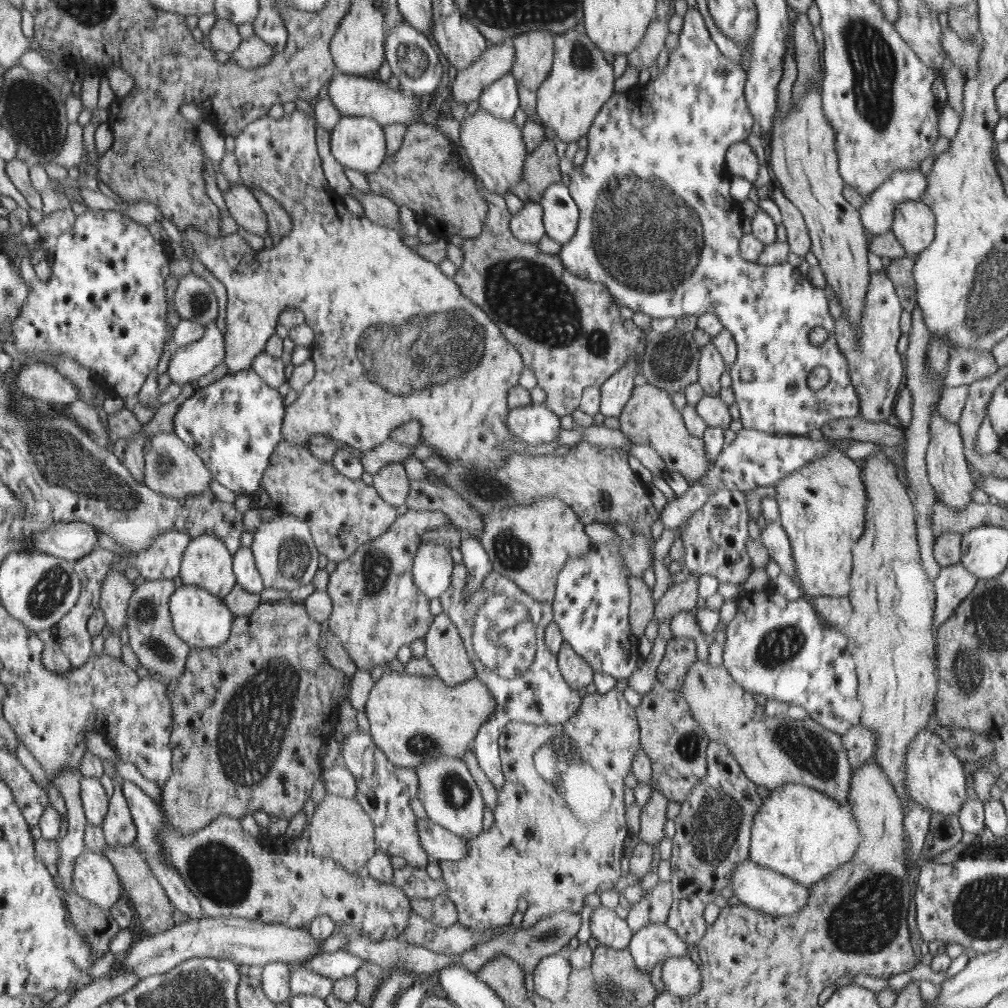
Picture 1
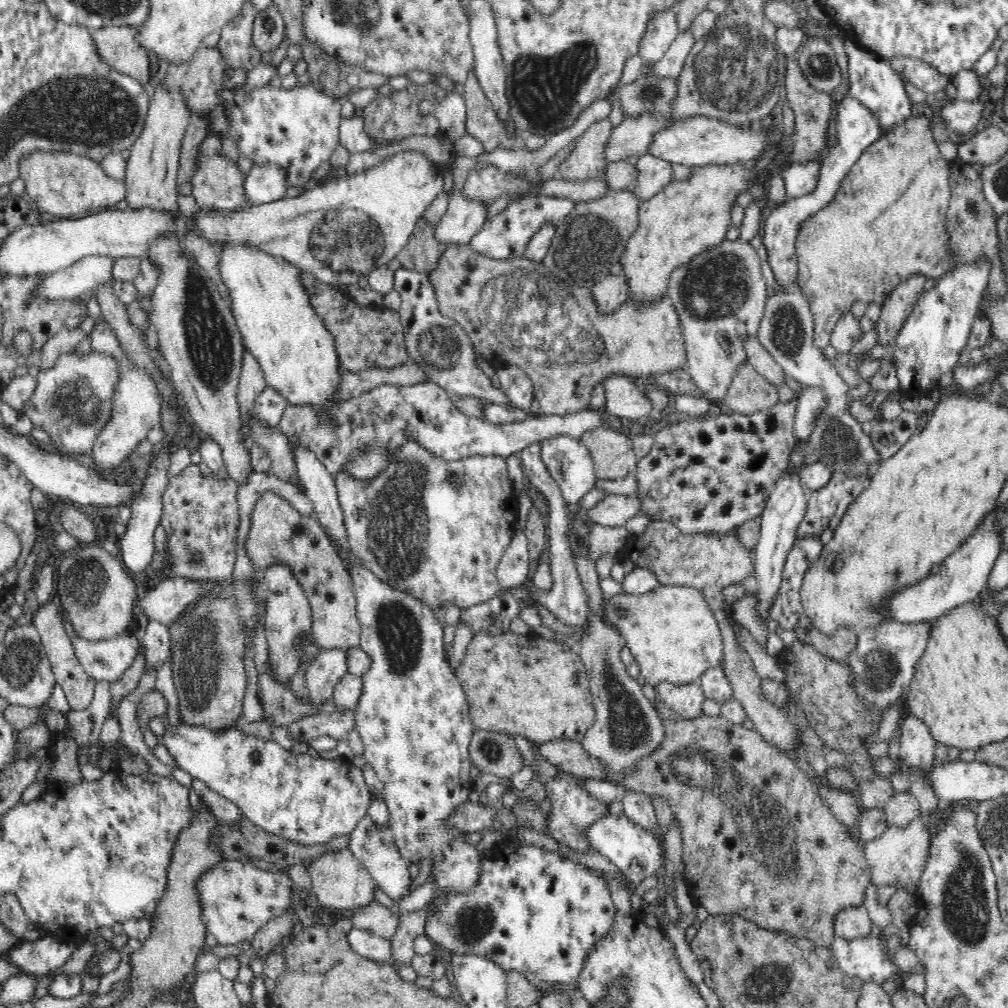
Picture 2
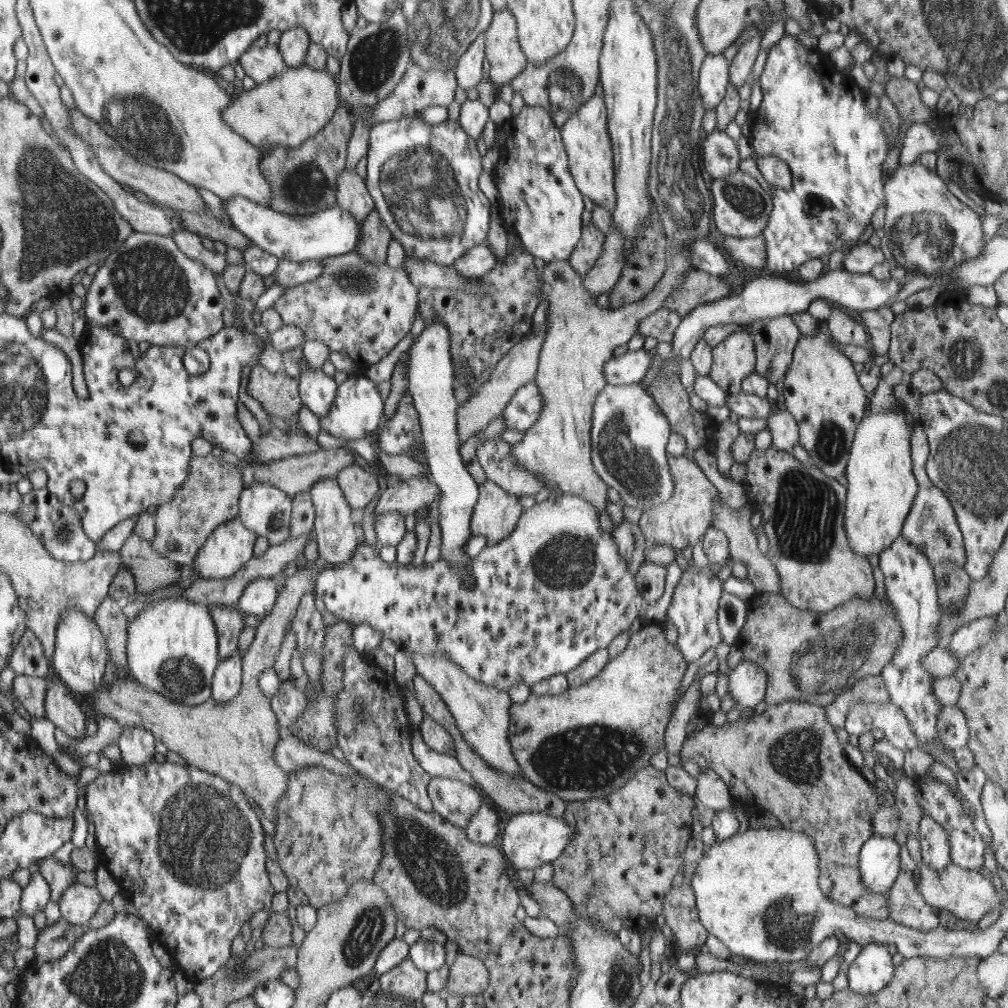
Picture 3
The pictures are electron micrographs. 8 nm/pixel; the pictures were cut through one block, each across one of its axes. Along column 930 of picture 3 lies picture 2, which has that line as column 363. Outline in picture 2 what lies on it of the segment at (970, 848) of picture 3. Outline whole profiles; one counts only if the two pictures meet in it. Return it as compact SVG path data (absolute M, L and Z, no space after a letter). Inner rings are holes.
M180 723L169 725L160 740L177 767L233 802L251 823L292 842L326 844L336 836L348 836L368 816L372 796L363 772L343 759L294 755L273 740L246 735L240 727L212 731Z

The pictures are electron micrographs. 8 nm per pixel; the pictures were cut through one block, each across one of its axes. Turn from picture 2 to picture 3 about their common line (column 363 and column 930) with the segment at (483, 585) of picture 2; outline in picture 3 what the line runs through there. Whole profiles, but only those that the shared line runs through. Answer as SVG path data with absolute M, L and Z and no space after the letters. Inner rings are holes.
M915 424L912 427L912 438L910 438L910 447L912 447L913 472L918 483L918 493L912 509L908 512L901 536L919 548L928 559L930 565L938 565L942 559L952 561L960 567L965 567L966 552L964 551L963 535L960 531L957 516L949 499L945 493L937 488L926 473L926 465L929 457L929 442L923 428Z

